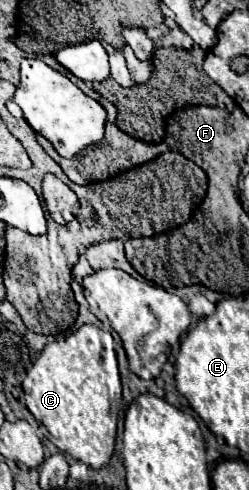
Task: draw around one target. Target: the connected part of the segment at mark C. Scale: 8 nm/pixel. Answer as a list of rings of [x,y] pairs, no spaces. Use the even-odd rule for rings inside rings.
[[[85,324],[71,334],[61,334],[49,342],[23,380],[25,406],[53,436],[53,444],[99,470],[111,460],[117,431],[117,412],[121,398],[116,343],[111,332]]]

